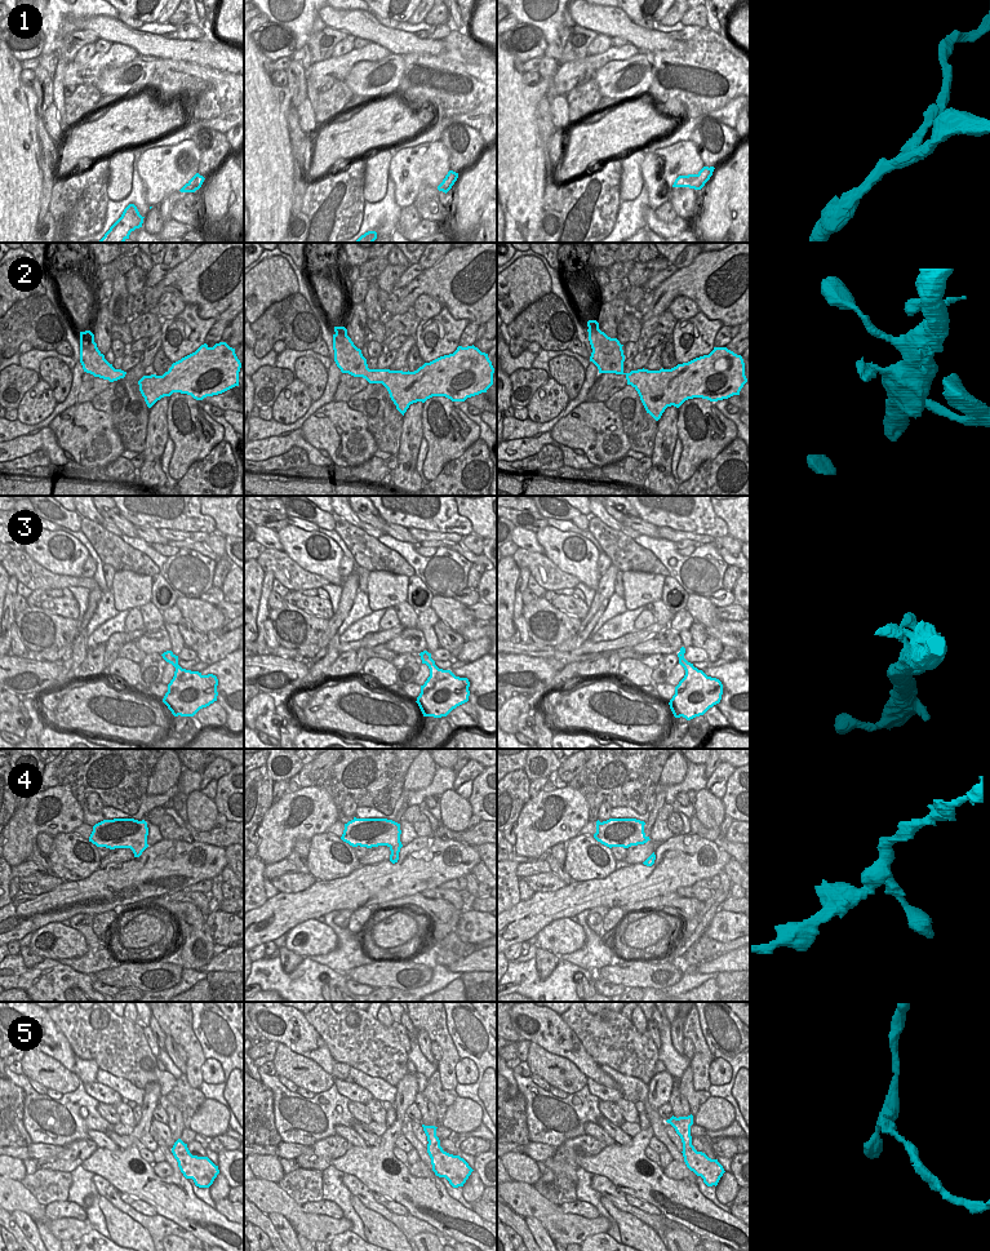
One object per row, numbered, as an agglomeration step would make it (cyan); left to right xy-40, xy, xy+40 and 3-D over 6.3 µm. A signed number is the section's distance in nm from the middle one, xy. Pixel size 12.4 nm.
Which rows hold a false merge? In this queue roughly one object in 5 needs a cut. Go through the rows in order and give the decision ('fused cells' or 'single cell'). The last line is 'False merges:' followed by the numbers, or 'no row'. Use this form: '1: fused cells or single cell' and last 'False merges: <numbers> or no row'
1: fused cells
2: single cell
3: single cell
4: single cell
5: single cell
False merges: 1

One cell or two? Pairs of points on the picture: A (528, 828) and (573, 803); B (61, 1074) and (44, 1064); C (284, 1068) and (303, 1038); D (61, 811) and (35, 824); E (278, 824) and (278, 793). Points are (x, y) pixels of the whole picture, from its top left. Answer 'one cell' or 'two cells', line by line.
A: one cell
B: one cell
C: two cells
D: one cell
E: two cells

